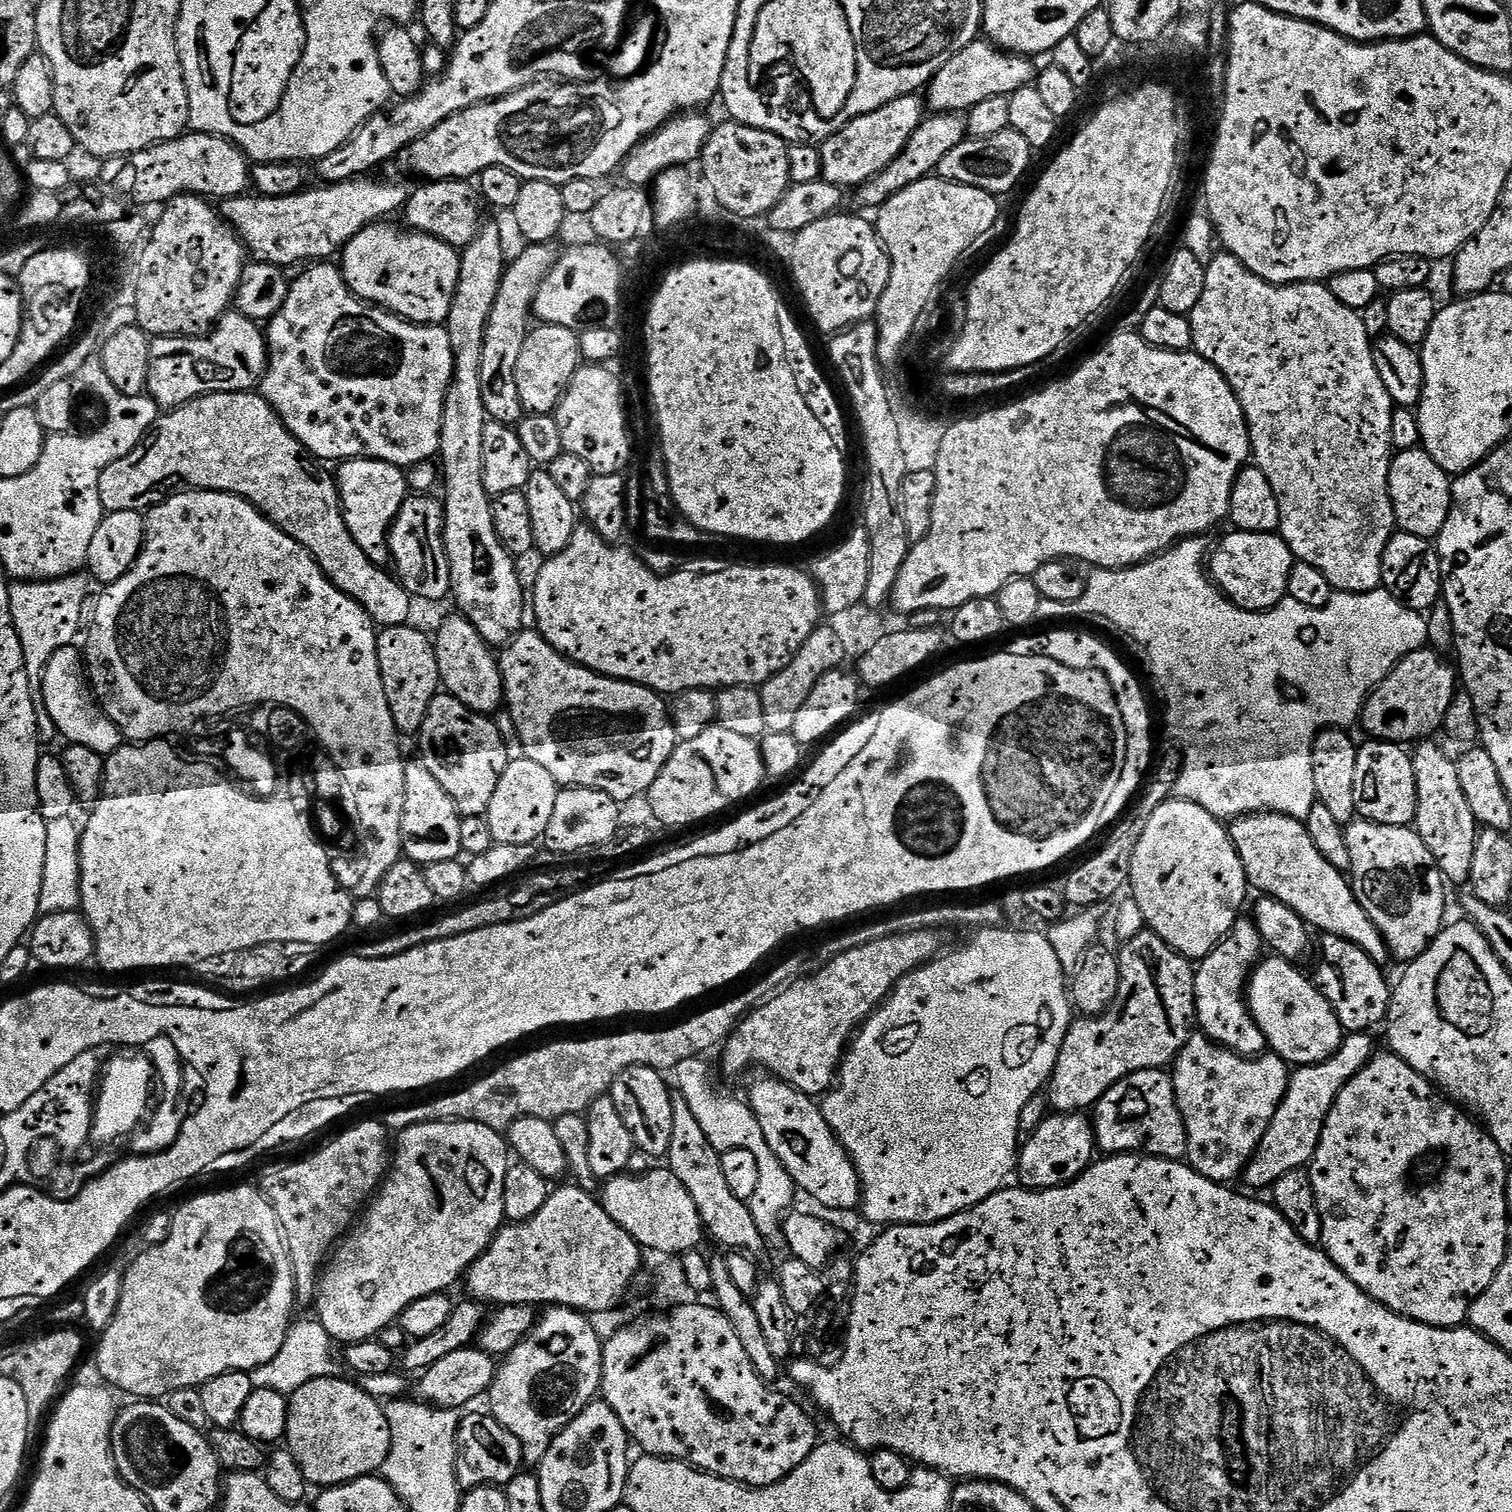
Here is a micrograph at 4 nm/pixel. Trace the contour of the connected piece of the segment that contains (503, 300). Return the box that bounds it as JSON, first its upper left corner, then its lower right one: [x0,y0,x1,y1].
[482,244,558,426]

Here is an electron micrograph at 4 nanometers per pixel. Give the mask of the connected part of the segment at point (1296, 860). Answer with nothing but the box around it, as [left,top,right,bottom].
[1230,812,1389,962]

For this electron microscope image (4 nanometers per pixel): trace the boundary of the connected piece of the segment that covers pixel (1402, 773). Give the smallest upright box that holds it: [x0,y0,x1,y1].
[1354,738,1416,828]

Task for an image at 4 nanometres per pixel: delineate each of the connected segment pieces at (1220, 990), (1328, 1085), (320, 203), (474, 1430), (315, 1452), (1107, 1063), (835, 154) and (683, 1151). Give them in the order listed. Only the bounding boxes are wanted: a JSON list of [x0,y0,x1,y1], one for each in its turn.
[[1195,919,1266,1057],[1242,1031,1374,1189],[218,178,409,266],[456,1412,524,1489],[287,1375,392,1486],[1046,936,1182,1113],[820,94,926,188],[666,1095,765,1258]]

